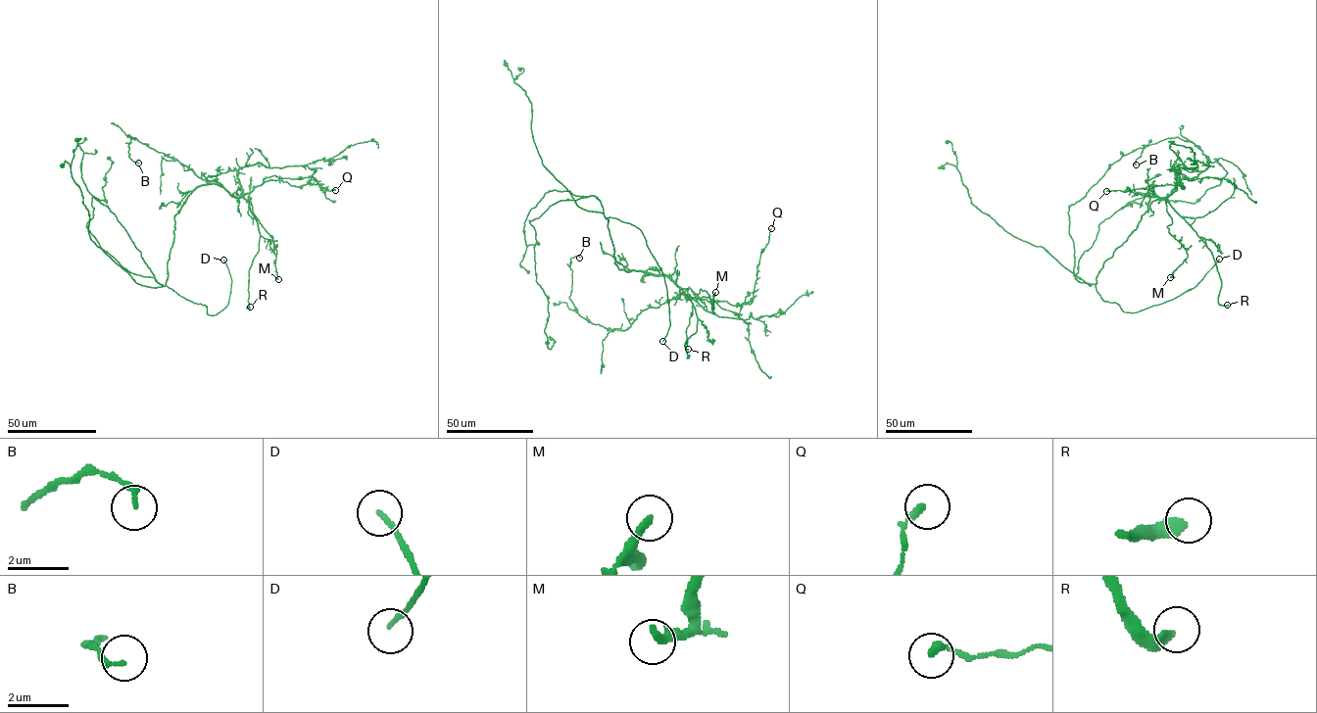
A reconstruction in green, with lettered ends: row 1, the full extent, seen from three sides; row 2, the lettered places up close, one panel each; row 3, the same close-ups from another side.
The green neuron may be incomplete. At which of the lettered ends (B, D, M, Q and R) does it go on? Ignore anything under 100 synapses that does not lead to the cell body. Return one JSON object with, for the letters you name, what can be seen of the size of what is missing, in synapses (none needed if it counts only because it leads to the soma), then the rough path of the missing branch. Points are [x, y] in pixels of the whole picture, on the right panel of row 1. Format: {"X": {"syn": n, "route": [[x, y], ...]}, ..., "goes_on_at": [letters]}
{"goes_on_at": ["R"]}

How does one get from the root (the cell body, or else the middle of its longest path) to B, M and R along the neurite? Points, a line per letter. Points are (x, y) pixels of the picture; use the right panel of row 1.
B: (1126, 240), (1151, 184), (1165, 197), (1176, 171), (1190, 180), (1208, 166), (1178, 136), (1146, 146), (1136, 165)
M: (1126, 240), (1147, 210), (1151, 184), (1155, 195), (1168, 200), (1168, 232), (1188, 255), (1170, 277)
R: (1126, 240), (1147, 210), (1151, 184), (1153, 192), (1166, 199), (1210, 251), (1221, 282), (1218, 303), (1227, 305)

